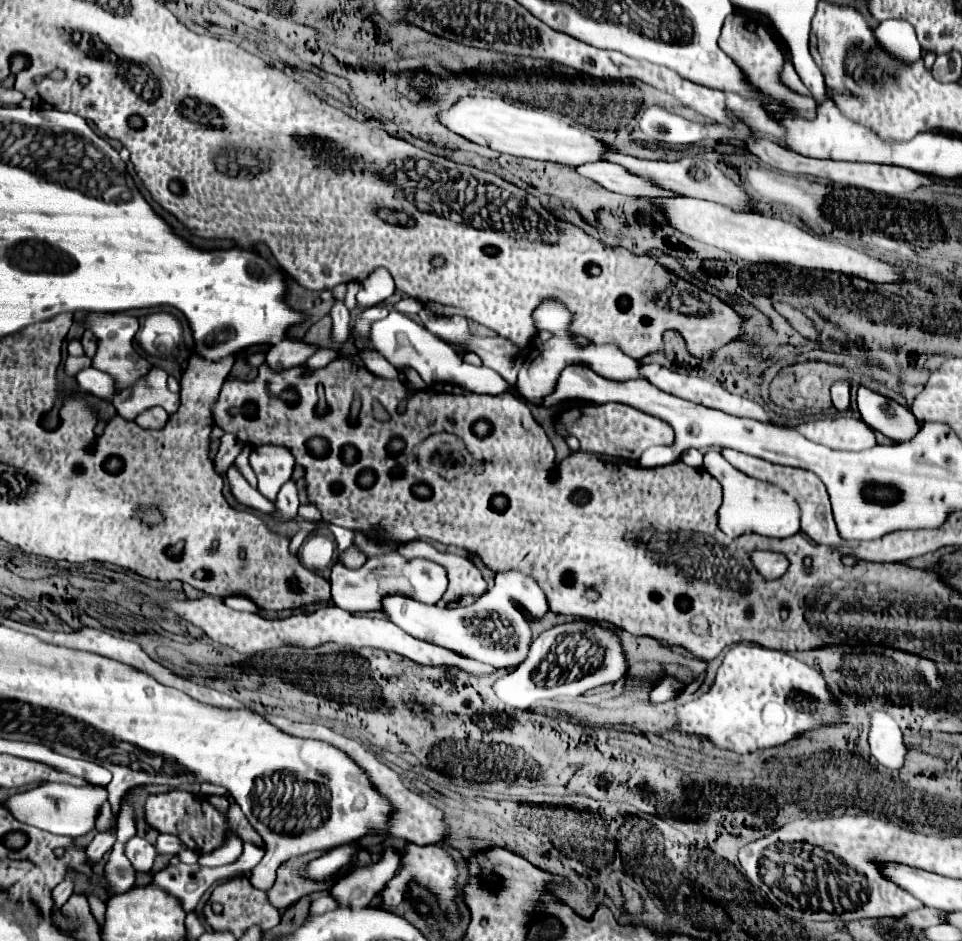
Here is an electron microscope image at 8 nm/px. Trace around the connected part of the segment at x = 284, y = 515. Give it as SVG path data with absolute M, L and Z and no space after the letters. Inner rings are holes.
M290 479L286 481L280 491L278 491L278 497L276 497L276 513L272 515L276 521L290 521L296 517L298 513L298 489L296 489L296 483Z

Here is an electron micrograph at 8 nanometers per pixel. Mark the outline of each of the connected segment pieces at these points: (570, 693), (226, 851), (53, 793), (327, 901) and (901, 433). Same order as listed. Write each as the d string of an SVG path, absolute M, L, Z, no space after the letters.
M568 621L540 633L530 649L528 661L502 675L494 691L512 709L530 709L536 701L556 697L580 697L586 691L616 683L628 673L628 663L620 637L602 625L590 621Z
M230 831L228 837L224 839L224 845L210 853L202 853L198 863L206 865L206 867L220 867L220 865L234 863L240 855L242 855L242 839Z
M44 783L26 793L12 795L6 801L6 807L18 821L22 821L26 825L44 829L54 835L80 837L94 829L98 809L106 799L108 799L108 793L104 787L92 787L92 785L72 787L72 785L64 785L64 783Z
M320 893L314 901L312 901L312 909L316 913L324 913L324 911L332 911L332 909L338 909L338 901L330 895L330 893Z
M868 387L858 389L858 411L874 431L880 431L894 443L906 443L920 431L918 419L906 405L900 405Z

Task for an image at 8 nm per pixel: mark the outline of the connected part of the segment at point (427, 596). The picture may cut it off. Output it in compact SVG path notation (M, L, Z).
M390 553L382 557L370 557L364 567L348 569L344 565L334 565L332 575L332 601L336 607L348 613L368 613L382 609L382 597L404 595L426 605L436 605L448 587L446 569L440 563L422 563L422 559L404 559L400 553Z

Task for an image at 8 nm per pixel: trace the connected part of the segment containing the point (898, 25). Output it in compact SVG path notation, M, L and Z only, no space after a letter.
M896 19L882 21L874 29L874 33L880 45L884 45L888 53L892 53L892 57L900 57L900 61L904 63L912 63L922 57L922 49L916 39L916 33L912 25L908 25L906 21L896 21Z

